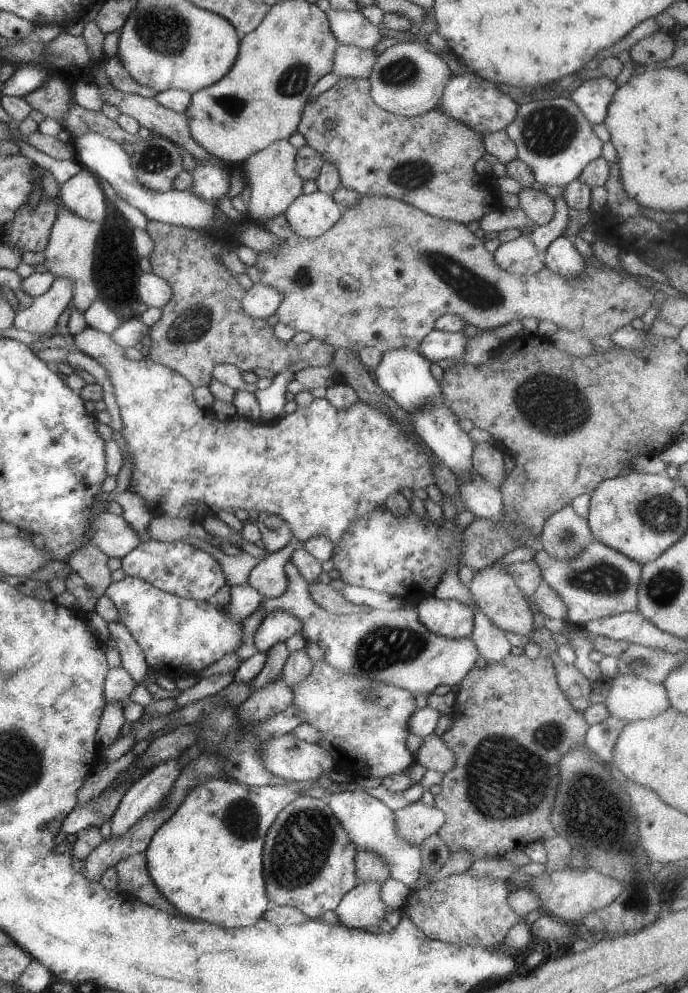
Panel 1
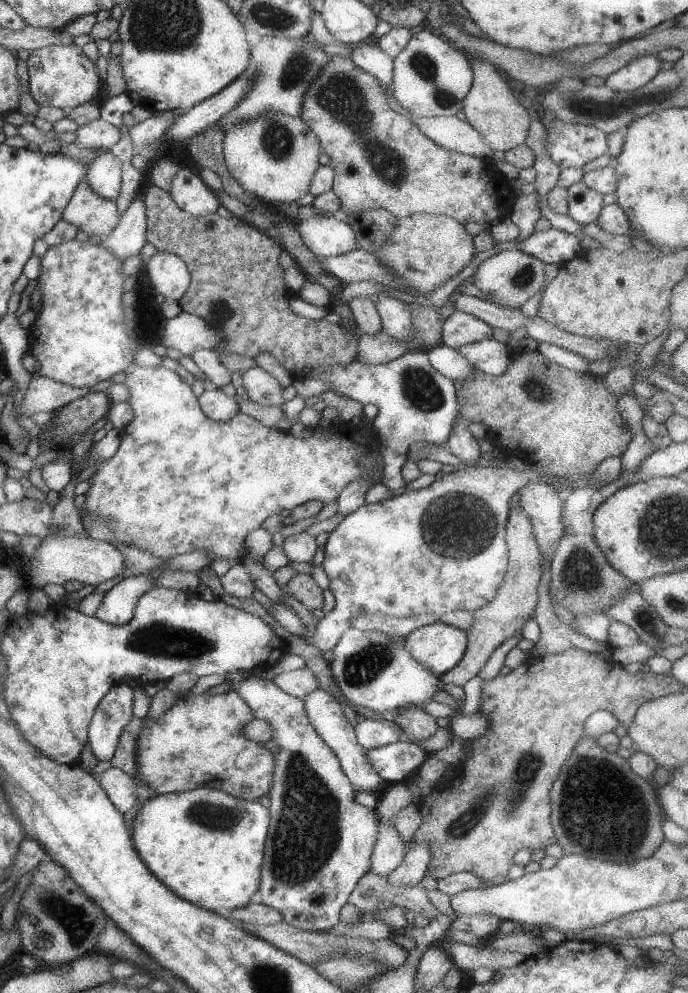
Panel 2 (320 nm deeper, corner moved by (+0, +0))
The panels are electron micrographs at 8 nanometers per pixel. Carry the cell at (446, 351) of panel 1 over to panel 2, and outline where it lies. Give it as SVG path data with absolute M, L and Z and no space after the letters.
M495 339L469 343L455 349L465 357L477 371L488 375L500 375L510 363L512 352Z

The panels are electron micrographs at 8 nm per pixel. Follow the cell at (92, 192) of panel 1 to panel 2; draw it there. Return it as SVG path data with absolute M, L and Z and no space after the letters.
M108 149L99 151L85 174L89 188L100 197L115 201L122 183L120 164Z

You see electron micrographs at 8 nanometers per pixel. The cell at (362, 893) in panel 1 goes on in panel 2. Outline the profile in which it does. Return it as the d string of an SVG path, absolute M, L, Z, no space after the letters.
M392 822L378 823L378 833L370 856L370 870L373 874L387 876L399 866L406 853L403 842Z

